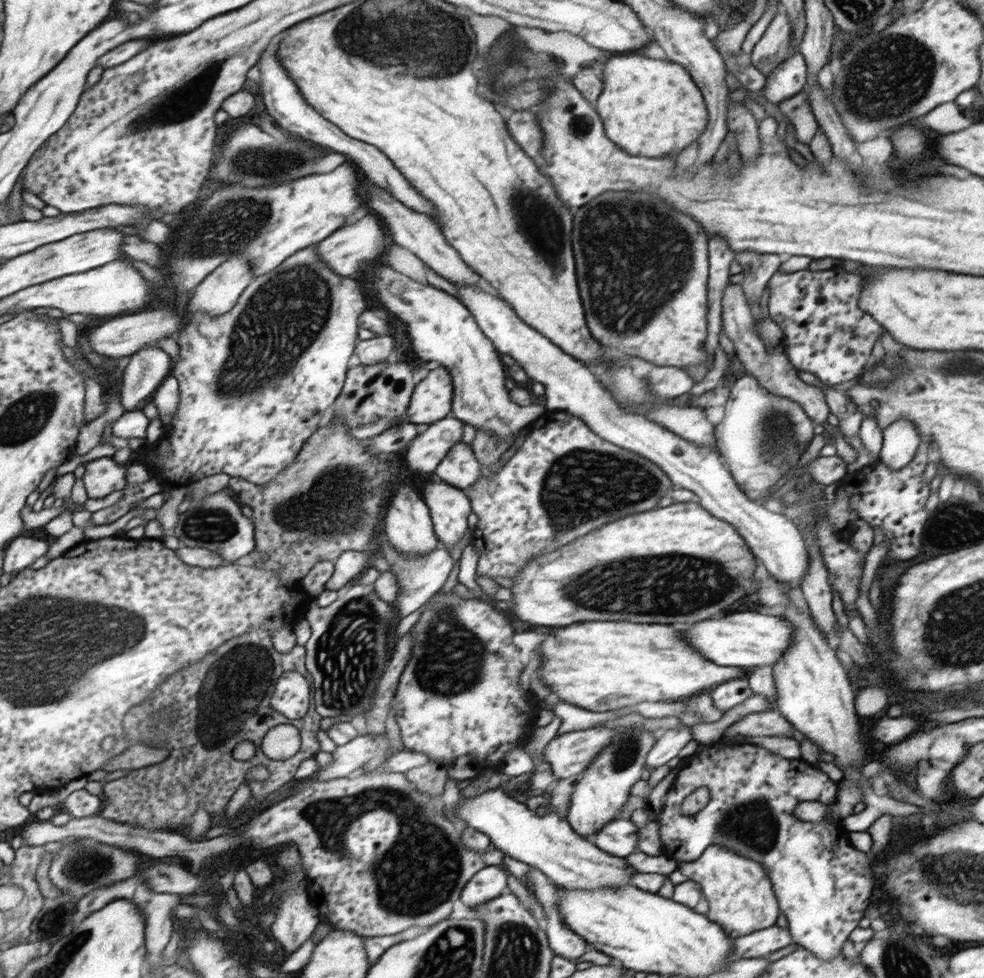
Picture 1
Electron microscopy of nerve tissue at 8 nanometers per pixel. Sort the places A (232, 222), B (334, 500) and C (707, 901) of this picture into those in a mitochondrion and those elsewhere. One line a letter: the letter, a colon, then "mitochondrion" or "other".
A: mitochondrion
B: mitochondrion
C: other

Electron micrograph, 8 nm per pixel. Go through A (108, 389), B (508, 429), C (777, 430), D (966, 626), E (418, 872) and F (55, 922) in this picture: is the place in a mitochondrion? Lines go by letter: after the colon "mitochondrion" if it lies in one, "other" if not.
A: other
B: other
C: mitochondrion
D: mitochondrion
E: mitochondrion
F: mitochondrion

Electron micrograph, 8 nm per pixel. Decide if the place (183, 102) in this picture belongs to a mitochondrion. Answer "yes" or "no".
yes

